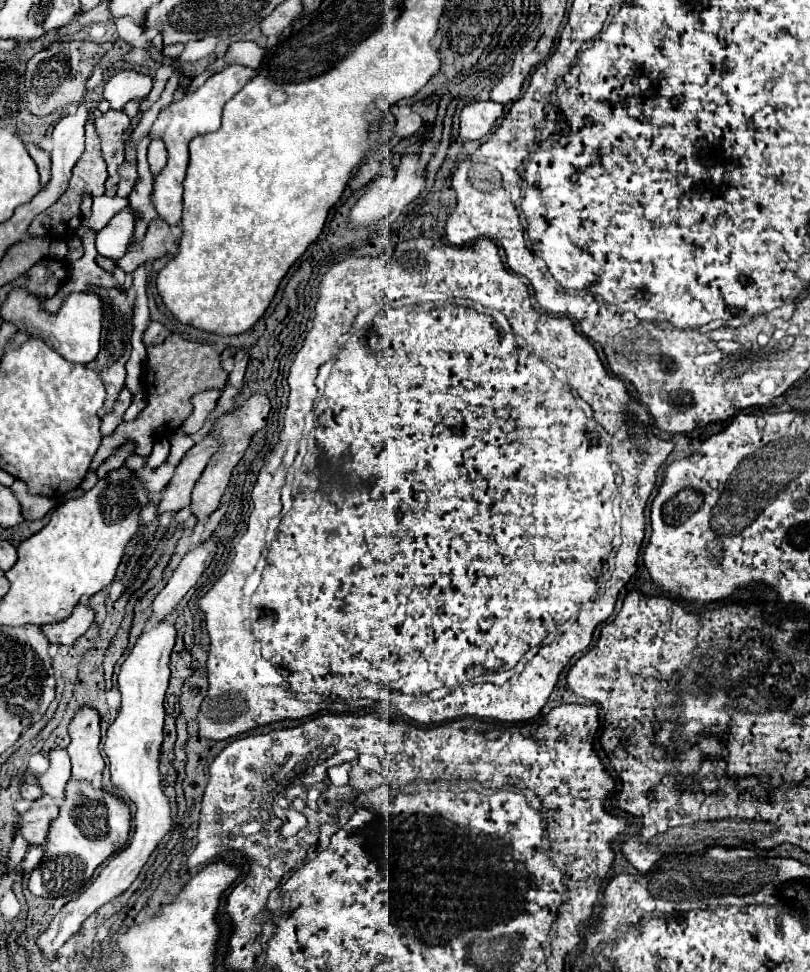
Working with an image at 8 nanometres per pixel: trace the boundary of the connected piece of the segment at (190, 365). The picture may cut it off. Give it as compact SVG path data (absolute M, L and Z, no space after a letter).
M171 334L165 342L157 346L147 346L147 376L145 376L145 392L147 392L147 406L145 410L129 424L121 424L111 436L105 436L99 450L93 456L91 468L97 470L97 466L115 452L117 446L121 446L127 438L137 444L135 452L141 456L149 456L153 448L153 436L155 434L167 434L171 430L177 430L193 412L191 396L209 388L223 388L227 382L227 372L221 368L219 354L213 346L191 342L181 338L179 334Z

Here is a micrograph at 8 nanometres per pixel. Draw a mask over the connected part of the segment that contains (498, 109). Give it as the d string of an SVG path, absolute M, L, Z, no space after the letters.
M493 100L467 104L461 110L459 134L463 140L481 140L491 132L491 128L501 116L503 116L503 104L497 104Z

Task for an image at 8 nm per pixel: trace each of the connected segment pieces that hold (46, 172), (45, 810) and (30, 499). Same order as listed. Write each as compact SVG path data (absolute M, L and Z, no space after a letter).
M33 144L27 146L27 150L29 150L31 158L35 160L35 164L37 164L37 168L39 168L41 184L45 184L45 182L49 180L49 176L51 176L51 156L49 156L49 152L45 152L45 150L41 150L41 148L33 146Z
M41 796L33 802L33 806L21 816L19 832L25 836L29 844L45 844L49 824L57 818L59 806L51 796Z
M15 480L13 486L11 486L11 490L13 490L13 494L17 496L17 500L21 504L25 520L39 520L39 518L43 518L55 506L55 502L49 500L49 498L33 496L21 480Z

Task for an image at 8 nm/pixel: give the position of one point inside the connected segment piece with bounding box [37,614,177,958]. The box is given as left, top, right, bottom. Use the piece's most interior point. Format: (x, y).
(133, 744)

